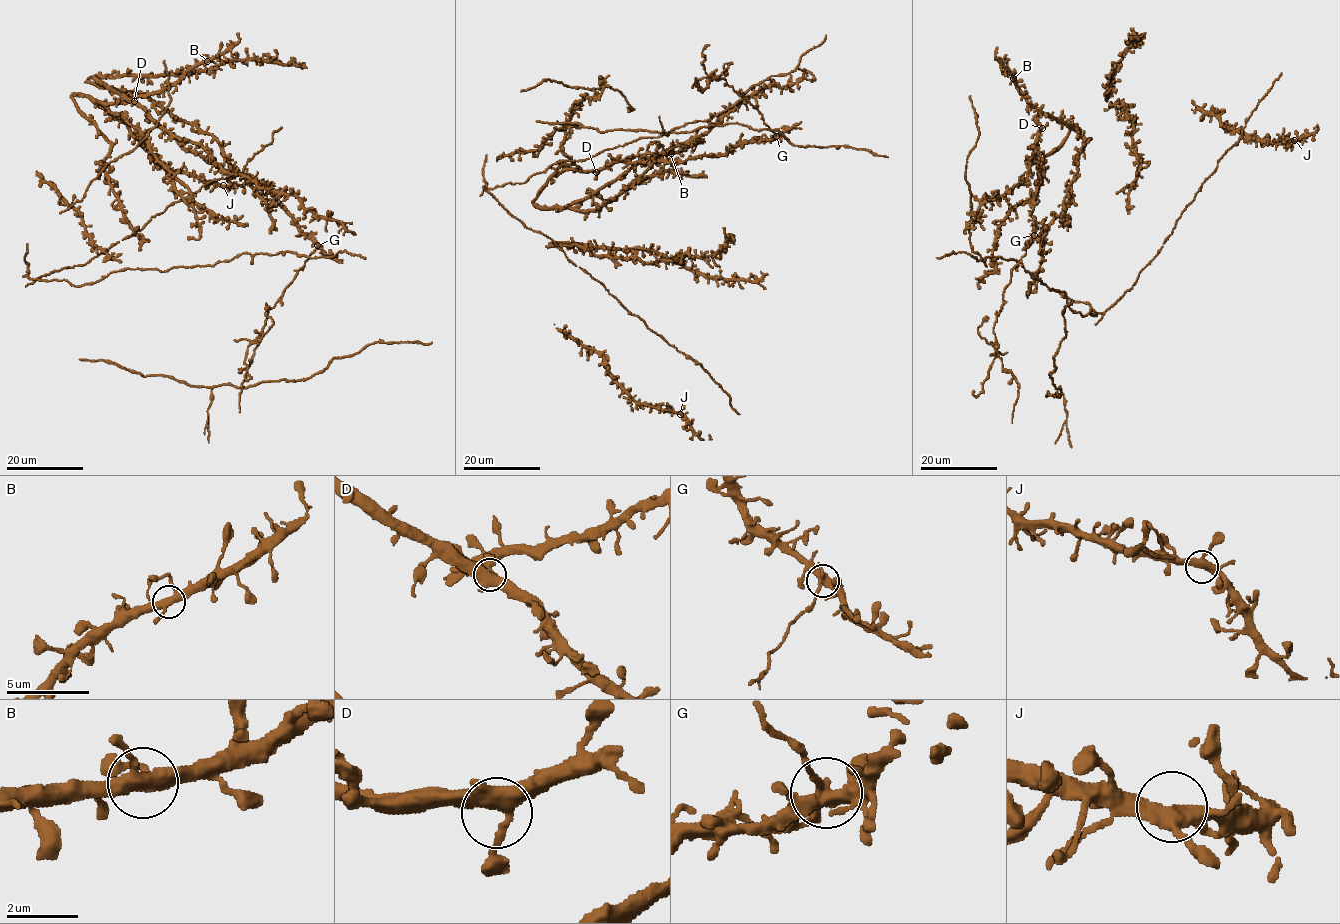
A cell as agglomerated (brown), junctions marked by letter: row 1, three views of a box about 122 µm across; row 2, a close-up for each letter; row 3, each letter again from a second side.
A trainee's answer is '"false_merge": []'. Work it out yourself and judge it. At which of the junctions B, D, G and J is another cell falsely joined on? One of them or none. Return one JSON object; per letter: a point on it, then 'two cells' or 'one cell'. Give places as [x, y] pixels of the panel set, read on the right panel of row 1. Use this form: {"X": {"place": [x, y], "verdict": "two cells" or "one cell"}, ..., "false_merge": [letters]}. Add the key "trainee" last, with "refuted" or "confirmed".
{"B": {"place": [1013, 78], "verdict": "one cell"}, "D": {"place": [1042, 128], "verdict": "one cell"}, "G": {"place": [1034, 235], "verdict": "two cells"}, "J": {"place": [1294, 140], "verdict": "one cell"}, "false_merge": ["G"], "trainee": "refuted"}

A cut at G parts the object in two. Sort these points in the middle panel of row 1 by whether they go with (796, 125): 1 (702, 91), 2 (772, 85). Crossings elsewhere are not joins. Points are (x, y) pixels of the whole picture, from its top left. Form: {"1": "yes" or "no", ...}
{"1": "no", "2": "yes"}

